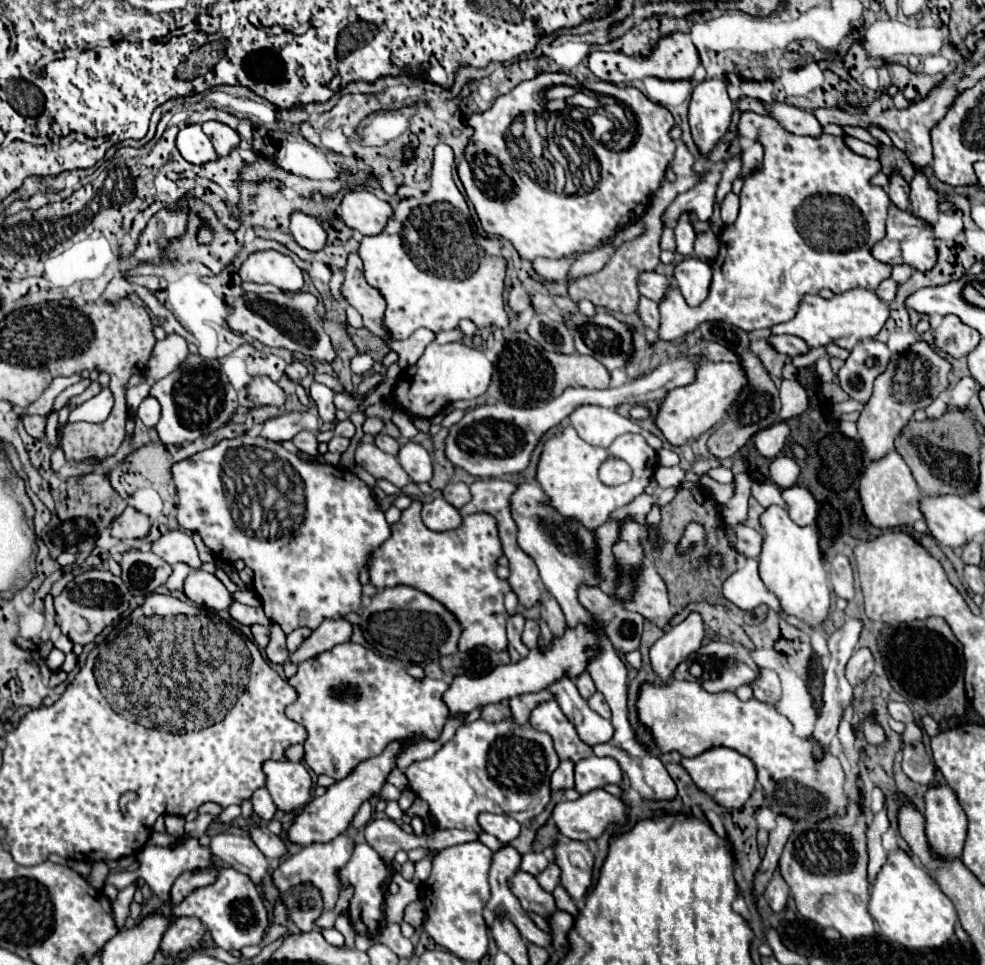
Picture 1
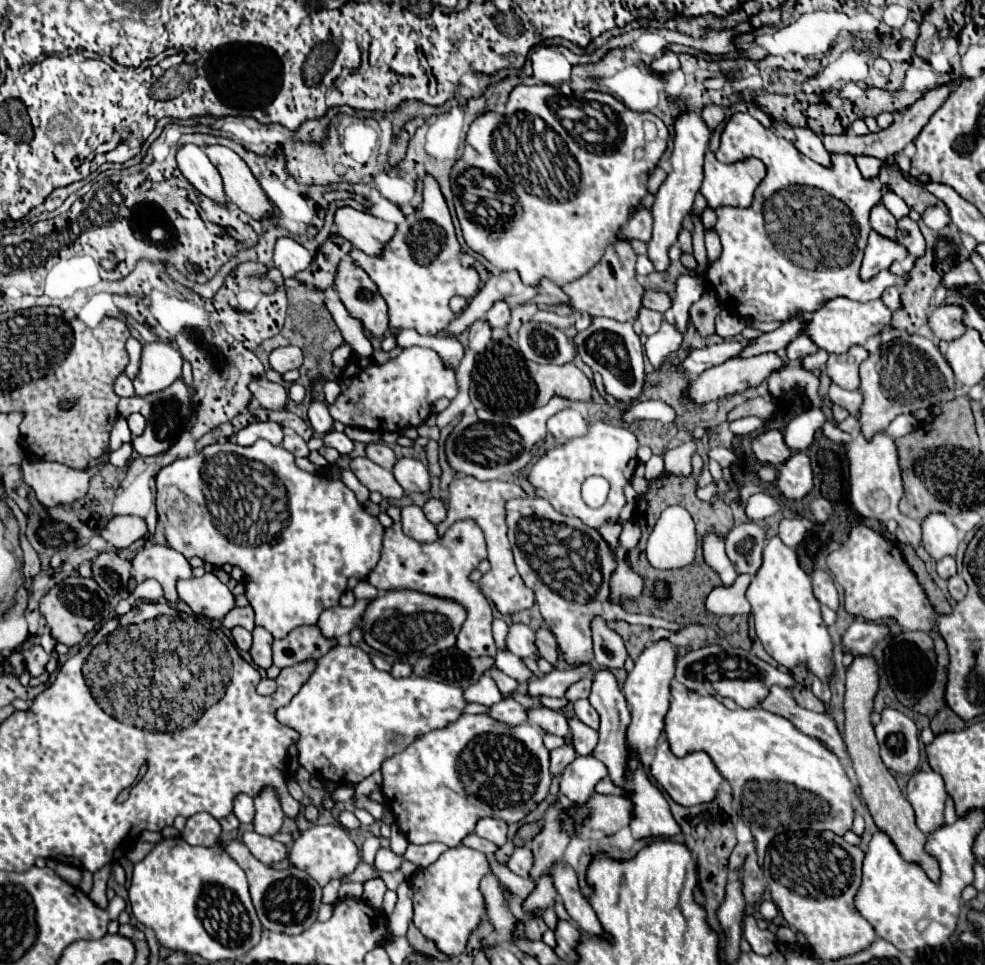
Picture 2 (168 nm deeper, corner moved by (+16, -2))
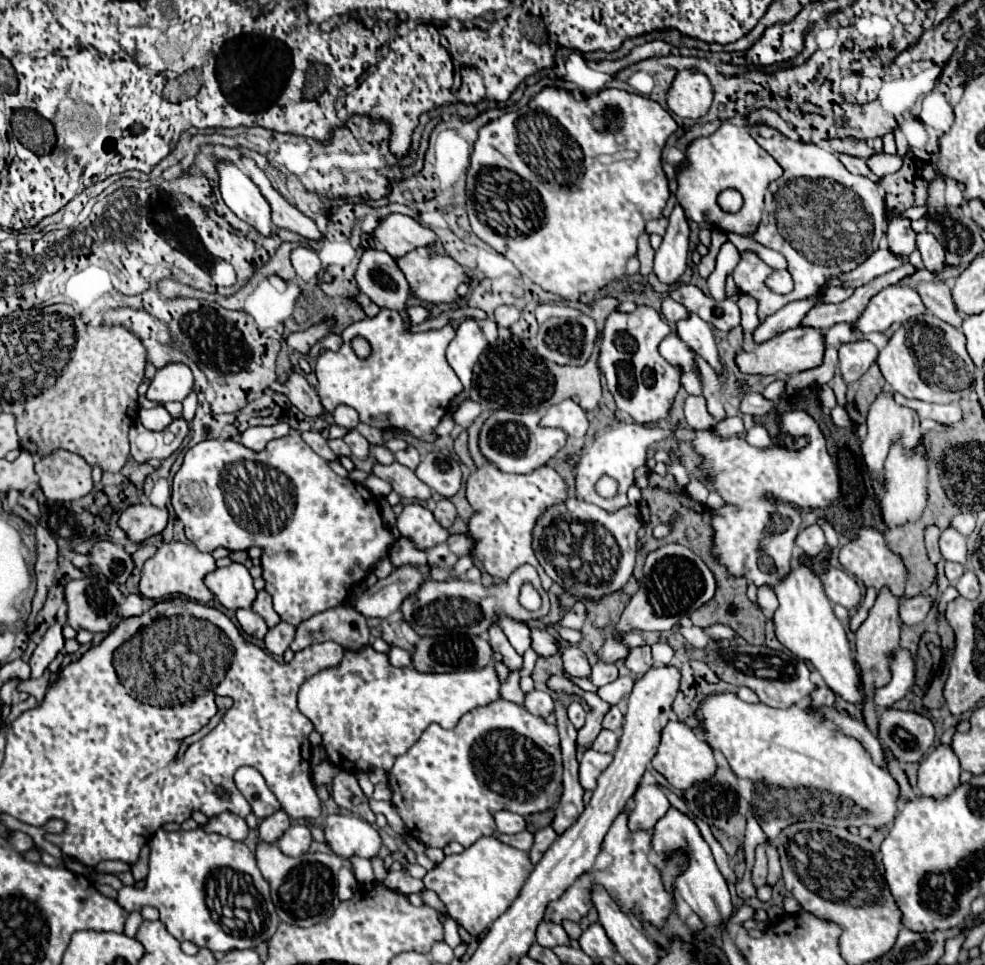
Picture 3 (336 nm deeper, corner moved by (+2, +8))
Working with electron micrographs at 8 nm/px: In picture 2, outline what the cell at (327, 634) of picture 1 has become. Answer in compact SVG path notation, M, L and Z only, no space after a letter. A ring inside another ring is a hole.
M356 600L354 606L350 606L350 608L336 606L336 608L324 610L318 620L322 634L326 638L340 638L340 636L348 634L352 628L356 628L360 624L360 616L364 614L364 608L368 604L370 604L370 600Z

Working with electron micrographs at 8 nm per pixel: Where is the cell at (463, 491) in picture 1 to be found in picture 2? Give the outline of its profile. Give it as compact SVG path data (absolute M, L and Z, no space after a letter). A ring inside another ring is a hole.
M430 498L426 504L424 504L424 516L432 522L432 524L440 524L444 518L446 518L446 506L444 502L436 500L436 498Z

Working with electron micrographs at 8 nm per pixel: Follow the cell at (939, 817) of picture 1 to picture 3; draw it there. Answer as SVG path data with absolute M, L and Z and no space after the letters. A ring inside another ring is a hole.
M936 746L918 770L918 788L922 796L944 800L958 788L960 762L950 746Z

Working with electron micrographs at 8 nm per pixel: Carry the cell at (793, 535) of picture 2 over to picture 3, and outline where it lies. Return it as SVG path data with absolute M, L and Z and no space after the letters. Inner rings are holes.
M812 524L812 526L806 526L798 532L796 536L796 546L804 550L804 554L808 556L816 556L824 546L826 546L826 538L824 538L824 532Z

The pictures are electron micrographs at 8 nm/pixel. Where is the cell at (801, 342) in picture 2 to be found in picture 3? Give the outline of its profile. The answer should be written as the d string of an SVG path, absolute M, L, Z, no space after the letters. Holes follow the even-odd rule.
M834 324L832 328L828 328L824 332L826 346L838 346L838 344L844 344L844 342L850 342L850 340L858 340L858 338L860 336L850 334L850 324Z

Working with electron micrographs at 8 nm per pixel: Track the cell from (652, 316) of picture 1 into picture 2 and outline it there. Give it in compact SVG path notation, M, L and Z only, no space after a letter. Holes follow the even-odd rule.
M640 308L638 312L638 320L640 320L640 326L642 326L642 332L646 336L654 334L660 330L660 324L662 324L662 314L660 312L654 312L654 310L648 310L648 308Z

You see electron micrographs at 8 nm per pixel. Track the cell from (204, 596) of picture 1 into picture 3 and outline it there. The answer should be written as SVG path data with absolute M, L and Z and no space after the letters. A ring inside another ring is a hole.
M230 564L226 568L216 568L214 572L206 574L204 584L228 610L250 608L250 604L256 598L252 576L248 568L244 568L242 564Z

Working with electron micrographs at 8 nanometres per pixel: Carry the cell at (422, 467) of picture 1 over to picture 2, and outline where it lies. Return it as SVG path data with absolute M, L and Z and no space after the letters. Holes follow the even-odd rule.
M400 458L394 466L394 478L404 488L406 494L430 492L430 472L416 458Z

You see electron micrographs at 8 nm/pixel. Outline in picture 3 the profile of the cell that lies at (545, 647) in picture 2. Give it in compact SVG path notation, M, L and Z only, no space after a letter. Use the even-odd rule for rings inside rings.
M568 646L568 648L562 648L562 662L564 662L564 670L572 676L580 676L580 678L586 678L590 676L590 664L584 656L584 652L578 648L578 646Z

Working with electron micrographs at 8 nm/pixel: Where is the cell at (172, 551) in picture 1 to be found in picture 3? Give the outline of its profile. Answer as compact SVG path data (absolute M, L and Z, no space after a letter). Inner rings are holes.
M164 542L156 554L146 560L144 570L142 570L142 580L140 580L140 594L144 598L166 598L166 596L174 596L174 594L184 594L190 600L196 602L208 602L212 598L210 590L204 586L202 578L212 572L216 568L212 554L204 554L198 548L190 546L190 544L182 544L182 542Z

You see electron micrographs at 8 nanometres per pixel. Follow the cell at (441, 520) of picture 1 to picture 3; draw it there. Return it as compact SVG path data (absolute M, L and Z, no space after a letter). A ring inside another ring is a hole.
M406 504L398 516L398 530L402 536L412 538L418 548L430 548L440 542L446 542L450 532L442 528L434 514L422 504Z

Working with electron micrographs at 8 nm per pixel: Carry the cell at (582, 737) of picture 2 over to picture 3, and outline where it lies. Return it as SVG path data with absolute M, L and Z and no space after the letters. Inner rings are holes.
M600 730L598 738L592 744L594 750L598 750L598 752L610 752L610 754L616 750L616 746L618 746L618 736L612 730Z

